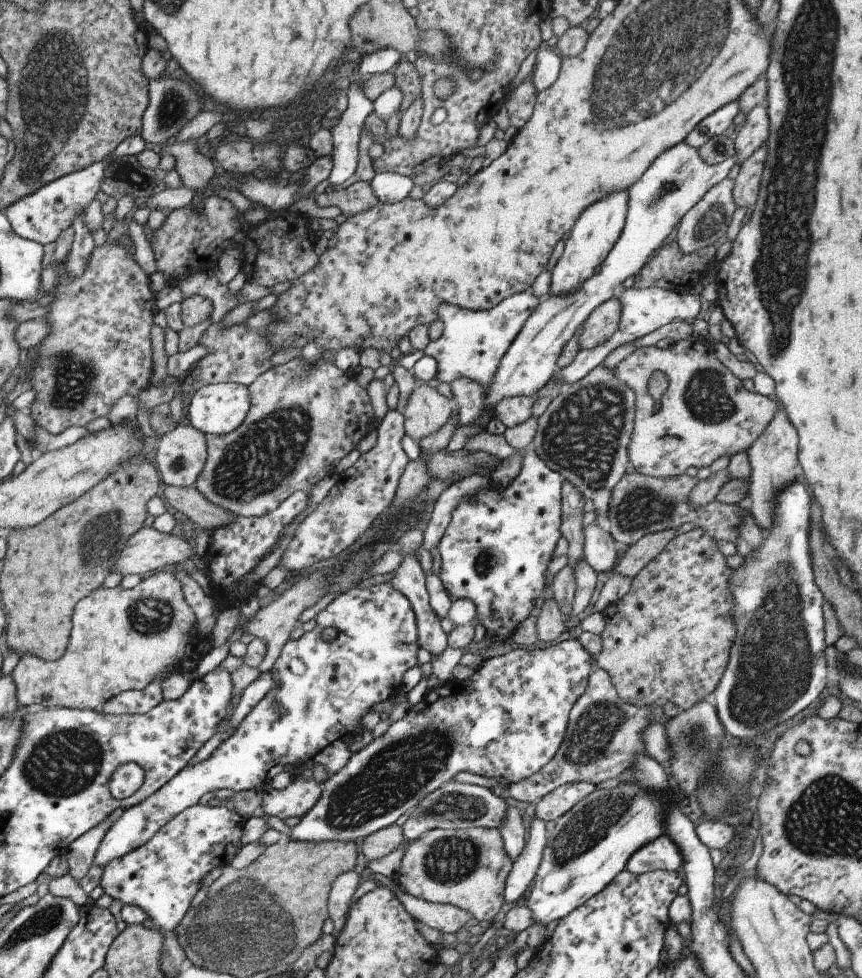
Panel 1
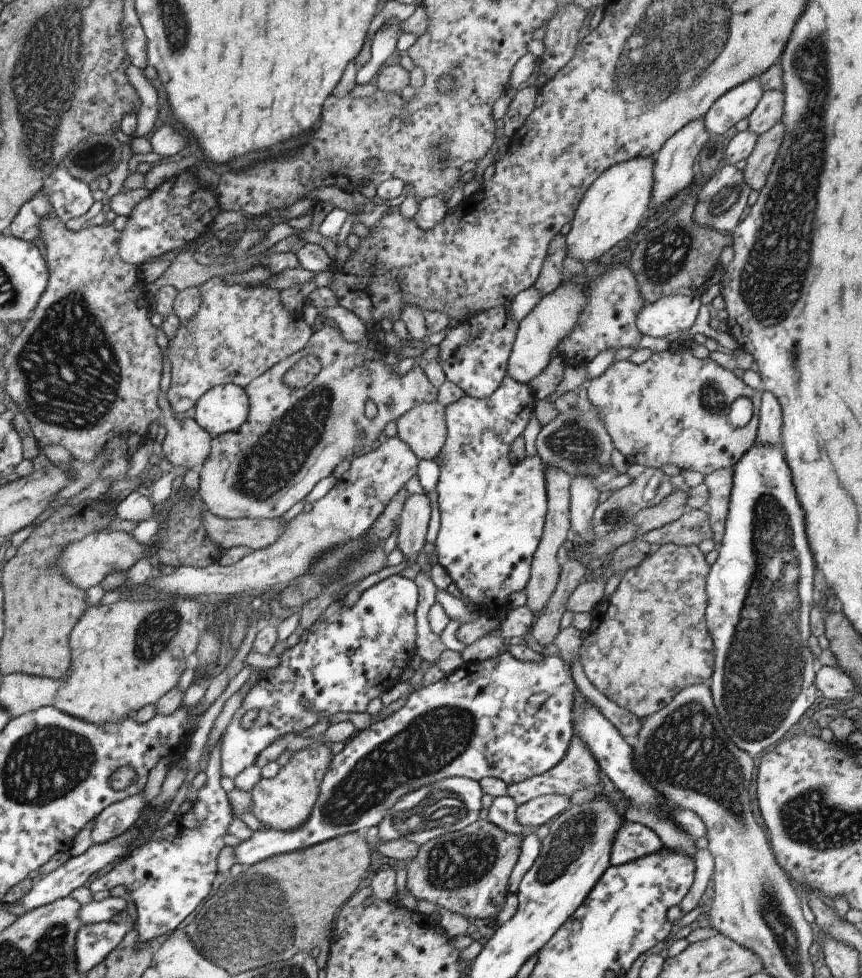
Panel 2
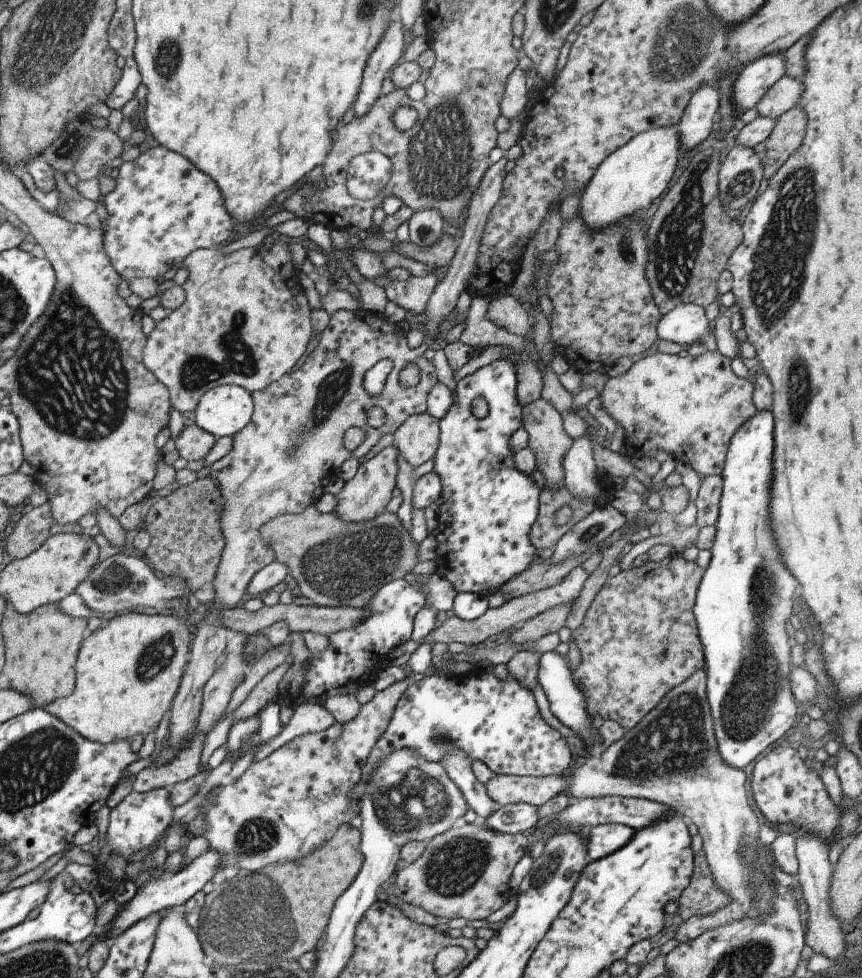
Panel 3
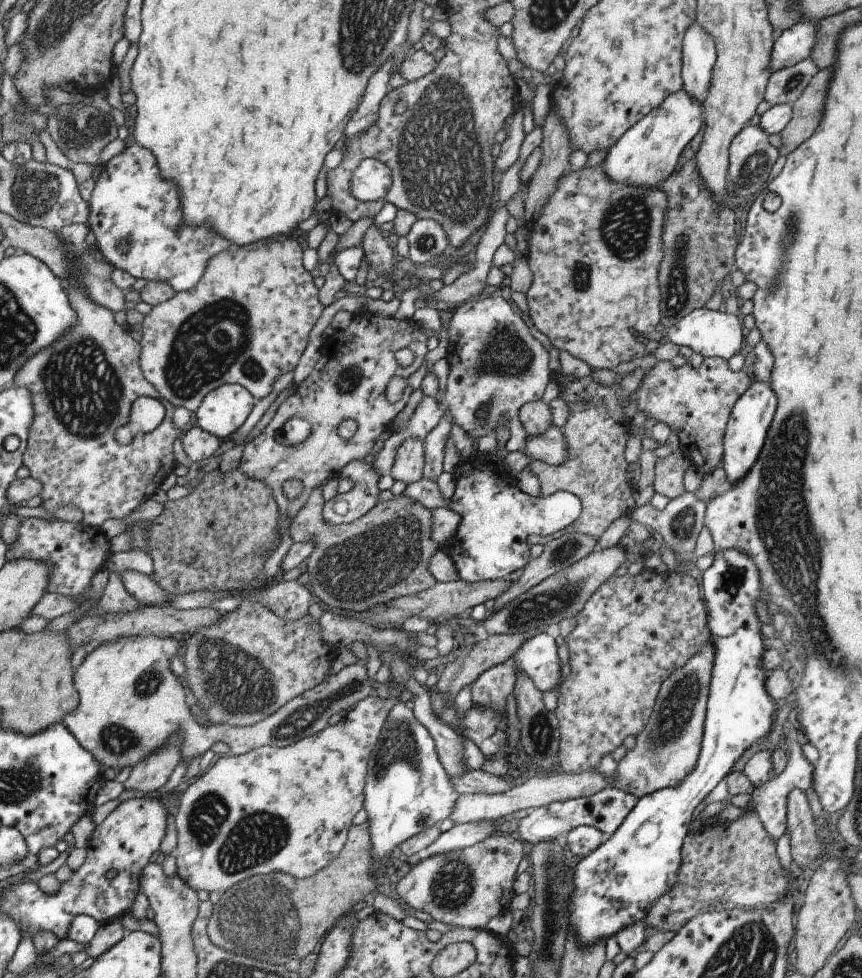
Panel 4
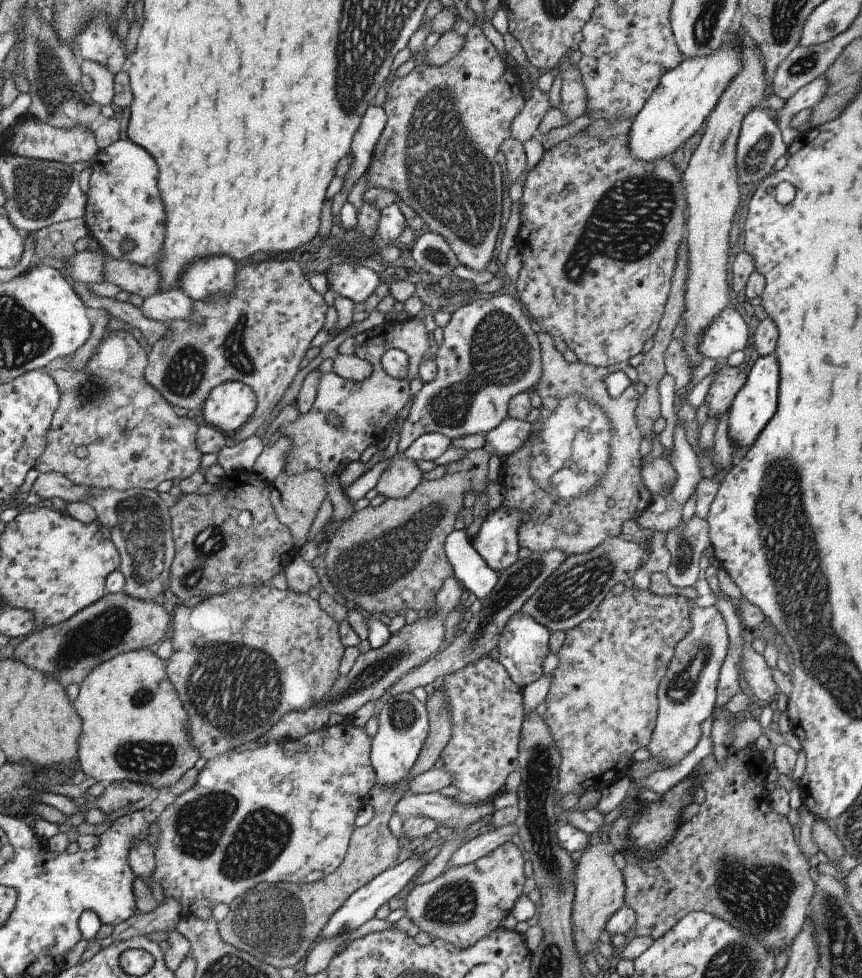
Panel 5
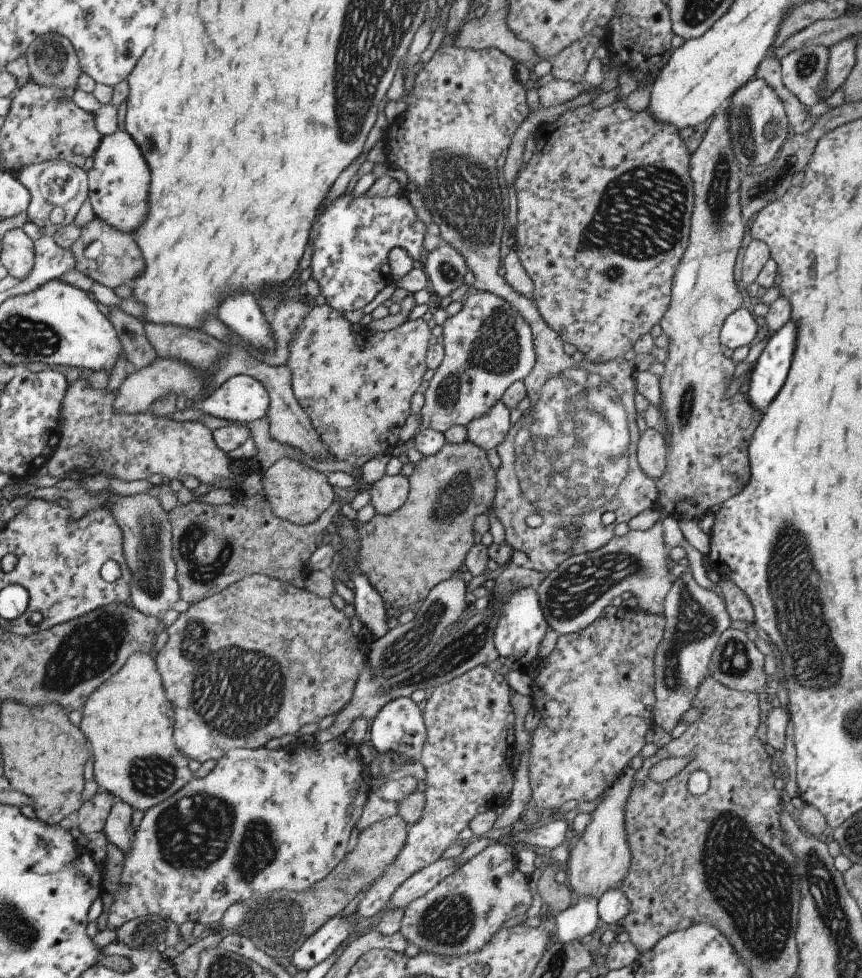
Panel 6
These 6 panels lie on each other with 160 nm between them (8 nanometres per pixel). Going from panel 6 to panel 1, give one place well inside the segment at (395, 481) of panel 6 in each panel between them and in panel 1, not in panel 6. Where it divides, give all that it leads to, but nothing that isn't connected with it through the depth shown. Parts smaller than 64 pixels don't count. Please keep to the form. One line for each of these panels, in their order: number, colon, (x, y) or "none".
1: (426, 410)
2: (422, 428)
3: (416, 439)
4: (408, 462)
5: (400, 477)

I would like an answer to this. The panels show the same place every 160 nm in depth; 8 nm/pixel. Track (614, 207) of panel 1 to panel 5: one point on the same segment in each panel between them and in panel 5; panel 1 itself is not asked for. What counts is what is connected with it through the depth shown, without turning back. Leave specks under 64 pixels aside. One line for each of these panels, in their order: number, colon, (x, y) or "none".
2: (612, 207)
3: (626, 182)
4: (645, 154)
5: (684, 96)

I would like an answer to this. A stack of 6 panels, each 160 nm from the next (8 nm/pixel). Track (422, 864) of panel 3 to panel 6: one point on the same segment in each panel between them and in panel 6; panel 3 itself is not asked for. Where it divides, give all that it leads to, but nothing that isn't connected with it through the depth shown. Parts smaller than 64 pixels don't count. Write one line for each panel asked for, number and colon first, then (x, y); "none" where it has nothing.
4: (466, 887)
5: (462, 904)
6: (459, 915)

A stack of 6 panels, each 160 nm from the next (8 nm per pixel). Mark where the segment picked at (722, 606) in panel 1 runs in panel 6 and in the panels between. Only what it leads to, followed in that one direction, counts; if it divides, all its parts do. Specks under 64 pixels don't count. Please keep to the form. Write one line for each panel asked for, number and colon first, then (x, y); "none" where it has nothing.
2: (648, 640)
3: (638, 639)
4: (633, 631)
5: (601, 706)
6: (594, 693)

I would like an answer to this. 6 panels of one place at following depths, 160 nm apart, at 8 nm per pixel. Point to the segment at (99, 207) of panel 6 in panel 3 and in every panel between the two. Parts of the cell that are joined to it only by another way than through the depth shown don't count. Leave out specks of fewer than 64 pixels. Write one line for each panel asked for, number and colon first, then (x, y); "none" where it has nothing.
3: (161, 209)
4: (131, 201)
5: (122, 200)

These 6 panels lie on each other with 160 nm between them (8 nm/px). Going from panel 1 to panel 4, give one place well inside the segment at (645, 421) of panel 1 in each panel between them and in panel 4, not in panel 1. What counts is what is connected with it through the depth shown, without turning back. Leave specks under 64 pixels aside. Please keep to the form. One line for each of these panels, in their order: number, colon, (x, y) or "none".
2: (672, 408)
3: (688, 407)
4: (695, 402)

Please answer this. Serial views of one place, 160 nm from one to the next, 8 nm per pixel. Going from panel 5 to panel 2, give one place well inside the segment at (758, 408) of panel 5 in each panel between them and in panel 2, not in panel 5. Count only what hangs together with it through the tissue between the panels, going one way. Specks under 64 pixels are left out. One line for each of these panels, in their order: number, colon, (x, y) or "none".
2: (759, 592)
3: (744, 597)
4: (746, 428)

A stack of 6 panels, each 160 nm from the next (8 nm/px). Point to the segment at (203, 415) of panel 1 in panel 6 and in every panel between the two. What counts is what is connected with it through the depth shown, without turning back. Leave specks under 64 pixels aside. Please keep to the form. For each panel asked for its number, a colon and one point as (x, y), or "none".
2: (224, 407)
3: (224, 410)
4: (221, 411)
5: (228, 405)
6: (240, 399)

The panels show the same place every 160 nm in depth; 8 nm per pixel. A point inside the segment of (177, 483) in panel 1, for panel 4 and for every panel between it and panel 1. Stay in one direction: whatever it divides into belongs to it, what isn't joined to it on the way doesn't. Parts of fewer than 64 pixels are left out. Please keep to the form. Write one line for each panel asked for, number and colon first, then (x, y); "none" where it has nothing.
2: (185, 443)
3: (193, 444)
4: (197, 444)

